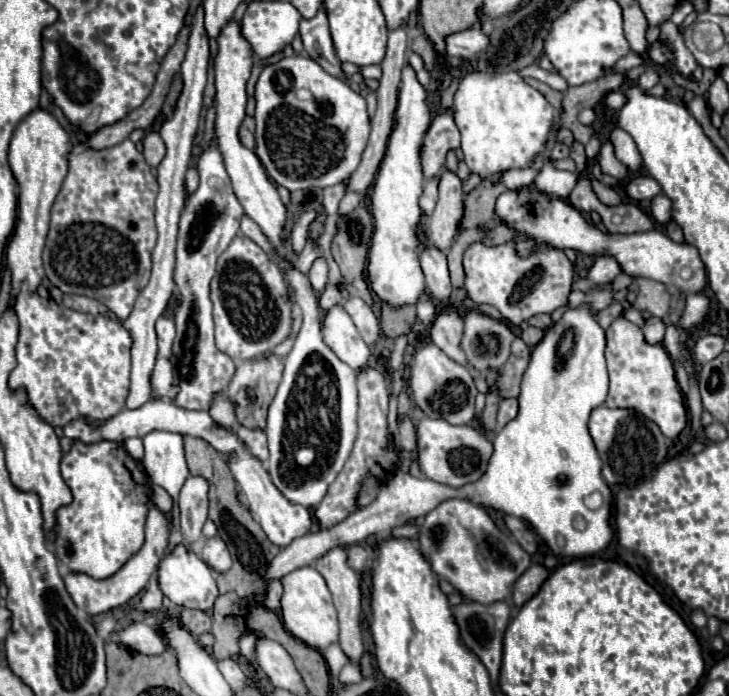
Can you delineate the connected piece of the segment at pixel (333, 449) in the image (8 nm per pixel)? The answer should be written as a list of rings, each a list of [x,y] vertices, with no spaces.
[[[242,218],[240,230],[252,238],[260,248],[282,268],[290,286],[294,288],[294,300],[302,308],[302,328],[296,336],[292,352],[284,358],[284,376],[278,386],[276,398],[268,408],[266,436],[268,436],[268,472],[276,488],[294,504],[316,508],[326,496],[328,486],[334,482],[344,462],[352,452],[356,440],[356,372],[338,360],[338,356],[324,344],[320,328],[320,306],[318,296],[312,292],[310,282],[296,268],[278,260],[260,228]]]

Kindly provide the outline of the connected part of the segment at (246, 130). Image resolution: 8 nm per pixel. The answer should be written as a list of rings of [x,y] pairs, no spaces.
[[[246,116],[246,120],[242,122],[242,126],[240,126],[240,140],[242,140],[244,146],[254,150],[254,146],[256,146],[256,140],[254,140],[254,118]]]

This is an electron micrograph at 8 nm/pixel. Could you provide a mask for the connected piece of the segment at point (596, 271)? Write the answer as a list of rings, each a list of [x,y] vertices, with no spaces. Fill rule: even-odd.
[[[598,256],[594,266],[590,268],[588,276],[586,278],[574,281],[572,290],[579,290],[586,292],[592,289],[592,286],[606,286],[610,284],[618,274],[622,272],[622,268],[618,266],[618,260],[614,256]]]

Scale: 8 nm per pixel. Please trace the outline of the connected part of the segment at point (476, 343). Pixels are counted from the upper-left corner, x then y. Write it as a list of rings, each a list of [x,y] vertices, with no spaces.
[[[468,312],[464,316],[462,348],[468,362],[484,372],[488,368],[502,368],[510,356],[510,344],[514,340],[512,330],[498,320],[492,320],[480,312]]]

